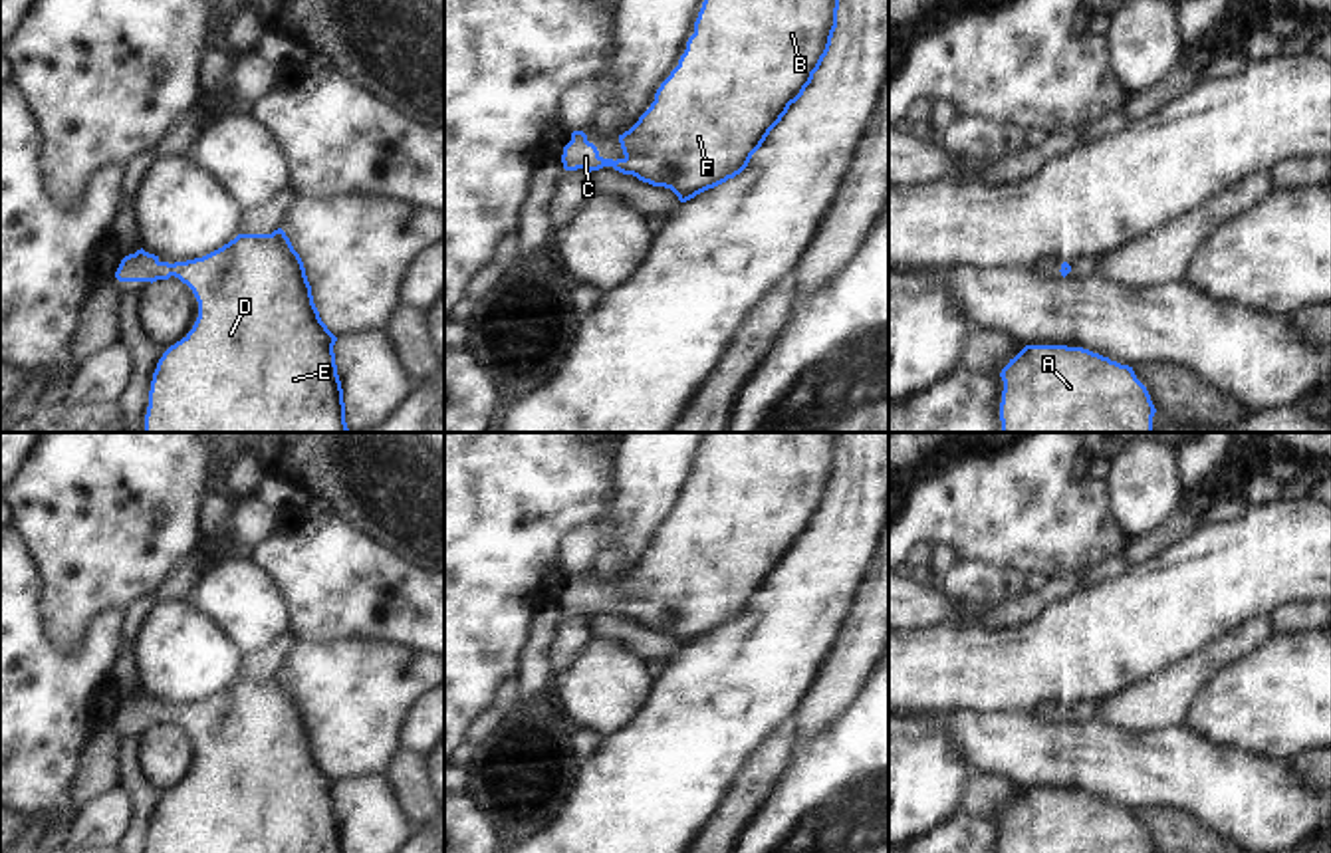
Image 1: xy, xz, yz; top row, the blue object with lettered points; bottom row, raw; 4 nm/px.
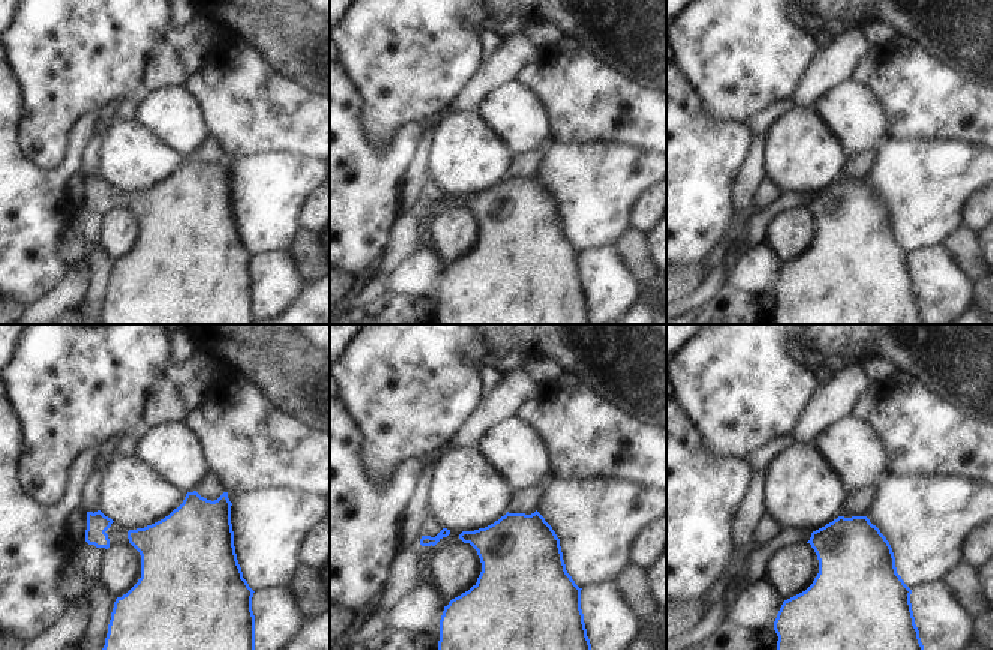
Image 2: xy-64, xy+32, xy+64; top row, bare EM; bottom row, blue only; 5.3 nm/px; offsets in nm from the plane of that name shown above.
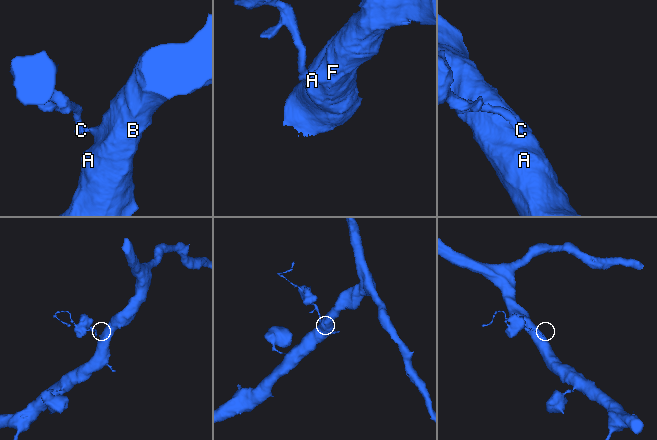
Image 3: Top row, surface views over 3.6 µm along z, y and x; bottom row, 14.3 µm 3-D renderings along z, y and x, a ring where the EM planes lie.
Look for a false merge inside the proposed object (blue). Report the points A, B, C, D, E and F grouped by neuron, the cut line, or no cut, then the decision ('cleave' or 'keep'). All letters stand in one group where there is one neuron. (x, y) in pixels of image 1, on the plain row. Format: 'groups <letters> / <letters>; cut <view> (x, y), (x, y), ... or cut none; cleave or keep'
groups A B C D E F; cut none; keep

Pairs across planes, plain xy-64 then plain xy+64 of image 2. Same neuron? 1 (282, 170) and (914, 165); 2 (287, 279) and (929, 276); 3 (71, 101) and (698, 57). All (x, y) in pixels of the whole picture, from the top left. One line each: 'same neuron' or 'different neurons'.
1: same neuron
2: same neuron
3: same neuron

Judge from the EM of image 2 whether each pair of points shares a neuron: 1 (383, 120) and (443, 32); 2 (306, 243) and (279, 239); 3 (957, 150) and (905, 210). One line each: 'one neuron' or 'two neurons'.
1: one neuron
2: two neurons
3: one neuron

